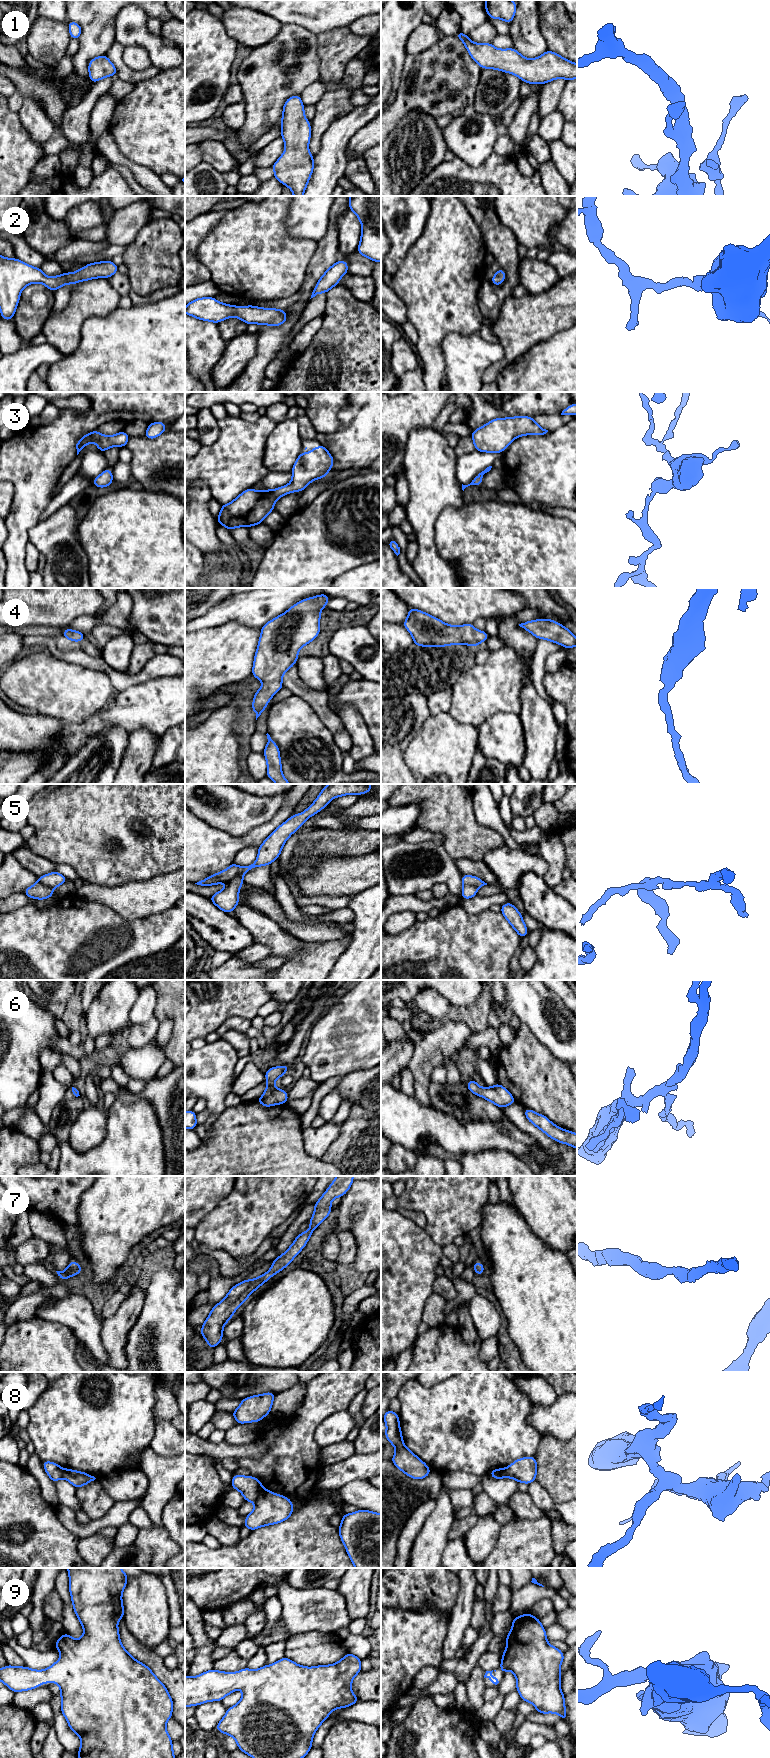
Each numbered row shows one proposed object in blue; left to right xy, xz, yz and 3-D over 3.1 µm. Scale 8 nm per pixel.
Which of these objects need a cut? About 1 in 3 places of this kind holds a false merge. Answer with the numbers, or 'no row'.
5, 8

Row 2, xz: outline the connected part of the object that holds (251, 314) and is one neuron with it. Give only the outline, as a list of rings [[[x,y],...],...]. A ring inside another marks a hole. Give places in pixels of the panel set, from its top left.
[[[214,297],[197,298],[185,307],[185,313],[199,320],[218,324],[227,318],[235,317],[248,324],[280,326],[287,320],[284,309],[260,308],[257,306],[232,306],[220,303]]]

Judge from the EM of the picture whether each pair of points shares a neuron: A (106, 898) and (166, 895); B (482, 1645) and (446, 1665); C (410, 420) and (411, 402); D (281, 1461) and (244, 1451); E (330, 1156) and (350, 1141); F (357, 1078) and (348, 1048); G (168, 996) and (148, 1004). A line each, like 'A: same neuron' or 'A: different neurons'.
A: same neuron
B: same neuron
C: same neuron
D: different neurons
E: same neuron
F: different neurons
G: different neurons

